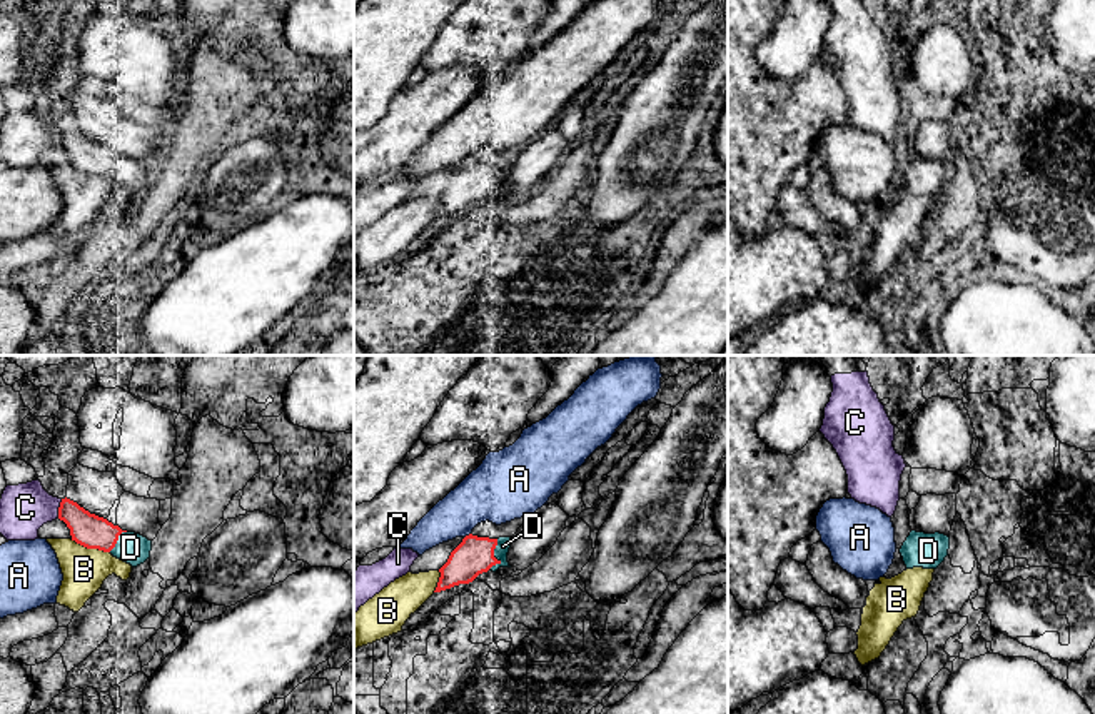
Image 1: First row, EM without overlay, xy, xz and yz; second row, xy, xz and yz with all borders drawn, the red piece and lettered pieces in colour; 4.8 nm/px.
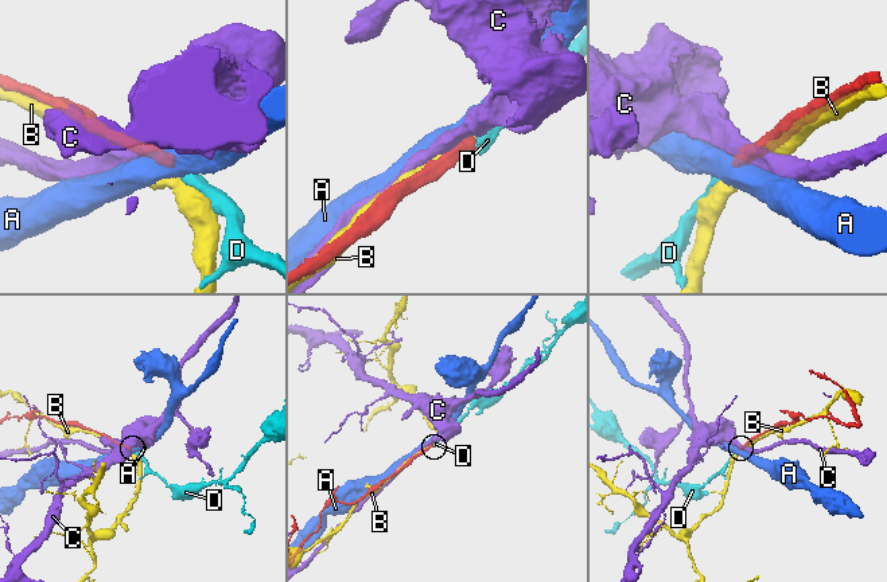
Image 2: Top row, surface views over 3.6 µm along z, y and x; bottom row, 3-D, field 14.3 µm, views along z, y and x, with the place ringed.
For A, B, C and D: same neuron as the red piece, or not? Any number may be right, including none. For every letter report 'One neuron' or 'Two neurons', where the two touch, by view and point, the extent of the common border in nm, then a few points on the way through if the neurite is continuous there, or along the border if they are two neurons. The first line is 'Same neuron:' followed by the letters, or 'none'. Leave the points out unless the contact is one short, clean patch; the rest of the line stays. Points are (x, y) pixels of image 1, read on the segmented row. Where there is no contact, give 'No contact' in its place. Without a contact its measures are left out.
Same neuron: D
A: Two neurons. Touches red at xz (466, 536). Shared border 40 nm
B: Two neurons. Touches red at xy (90, 548). Shared border 200 nm
C: Two neurons. Touches red at xy (59, 509). Shared border 100 nm
D: One neuron. Touches red at xz (493, 556). Shared border 160 nm

